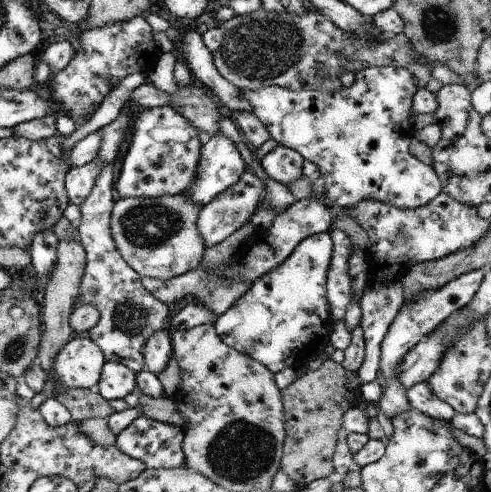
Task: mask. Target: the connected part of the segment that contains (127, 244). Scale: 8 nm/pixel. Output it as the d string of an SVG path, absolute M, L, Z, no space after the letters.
M188 195L120 198L111 212L111 233L122 258L141 277L171 279L199 266L205 242L196 221L201 206Z

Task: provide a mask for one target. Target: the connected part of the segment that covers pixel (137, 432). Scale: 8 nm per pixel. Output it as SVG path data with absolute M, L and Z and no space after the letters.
M140 414L130 426L117 431L116 446L129 457L142 461L146 469L171 469L185 466L185 454L182 448L184 437L183 428Z

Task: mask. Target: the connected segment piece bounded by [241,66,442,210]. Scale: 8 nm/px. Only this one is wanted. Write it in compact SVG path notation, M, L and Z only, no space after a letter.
M369 66L365 69L359 70L355 74L354 80L350 86L342 85L339 89L331 93L322 92L321 90L304 90L292 91L289 88L279 87L278 85L270 85L269 87L262 87L255 91L249 89L242 89L241 95L251 102L253 113L264 123L264 126L269 130L271 138L276 140L280 145L290 147L298 151L304 159L310 160L318 166L321 175L324 177L324 195L323 199L328 205L338 205L339 207L349 207L363 201L364 199L374 199L382 201L386 205L395 206L397 209L417 209L423 207L431 202L431 200L442 191L442 185L436 171L432 165L426 165L420 160L416 159L410 151L410 139L414 136L415 130L410 120L412 116L413 98L416 91L419 89L417 78L407 68L394 68L391 66Z

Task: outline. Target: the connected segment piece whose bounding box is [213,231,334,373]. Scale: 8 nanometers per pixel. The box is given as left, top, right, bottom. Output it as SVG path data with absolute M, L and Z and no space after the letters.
M329 231L304 237L286 260L263 274L263 277L256 279L248 292L237 298L224 314L216 318L213 322L216 334L224 344L251 356L270 372L277 373L288 367L303 368L312 358L319 356L334 329L334 319L331 317L327 299L327 272L331 264L332 251L333 242Z

